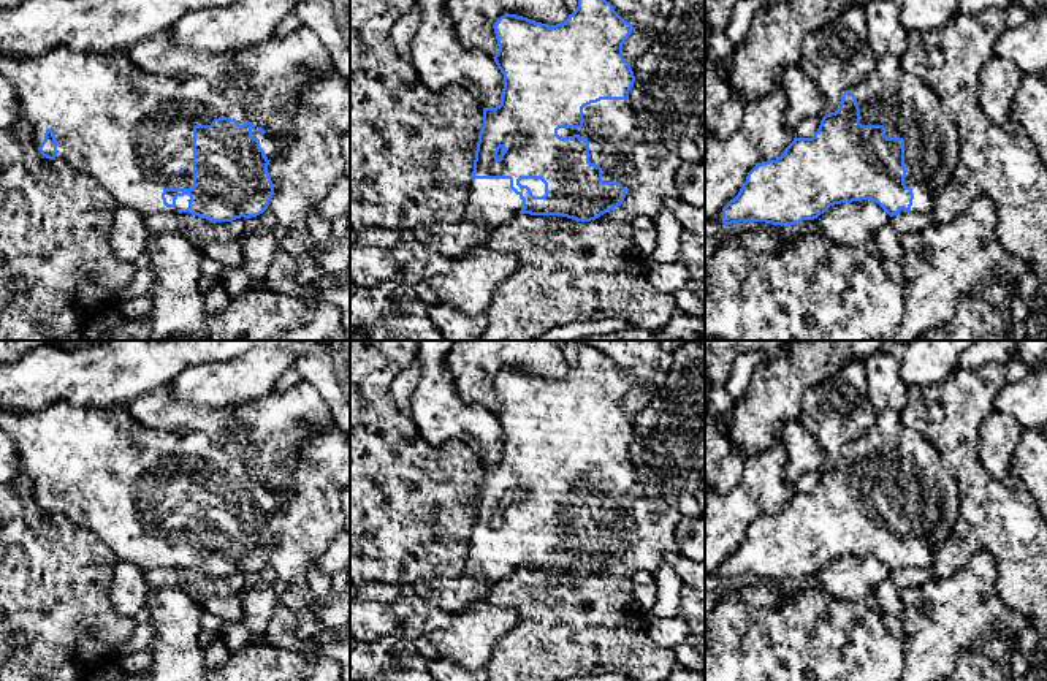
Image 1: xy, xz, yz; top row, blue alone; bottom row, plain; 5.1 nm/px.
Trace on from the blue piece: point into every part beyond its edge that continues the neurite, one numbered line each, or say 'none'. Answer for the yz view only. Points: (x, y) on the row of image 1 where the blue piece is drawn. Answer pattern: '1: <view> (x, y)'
1: yz (908, 108)

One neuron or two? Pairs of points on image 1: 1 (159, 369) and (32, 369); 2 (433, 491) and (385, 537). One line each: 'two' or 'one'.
1: one
2: one

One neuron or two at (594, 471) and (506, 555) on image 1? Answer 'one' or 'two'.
one

